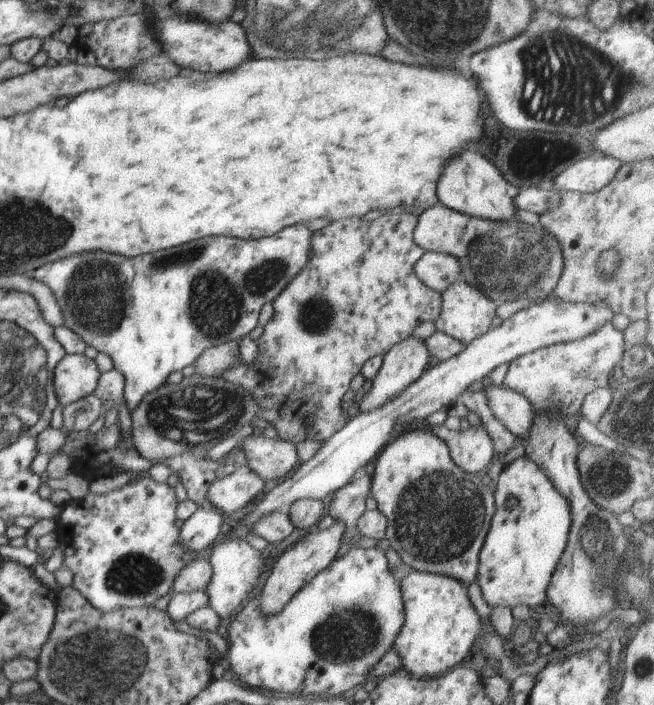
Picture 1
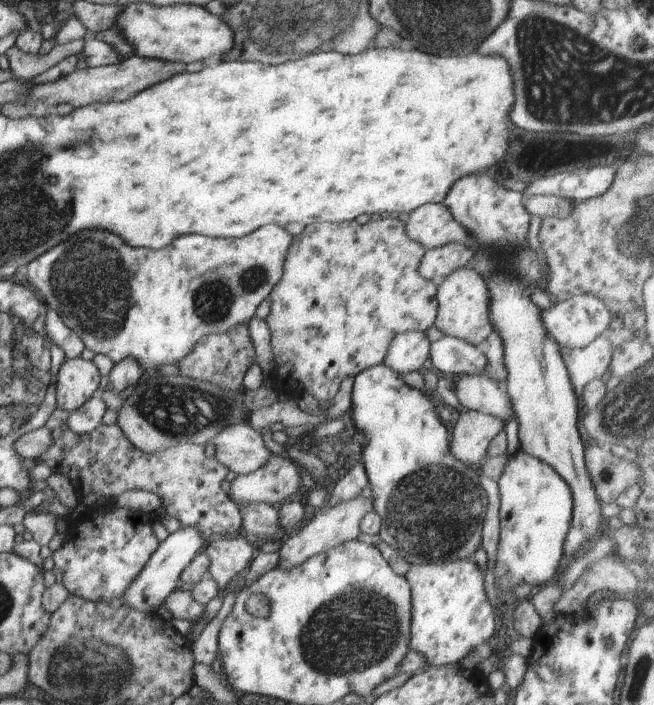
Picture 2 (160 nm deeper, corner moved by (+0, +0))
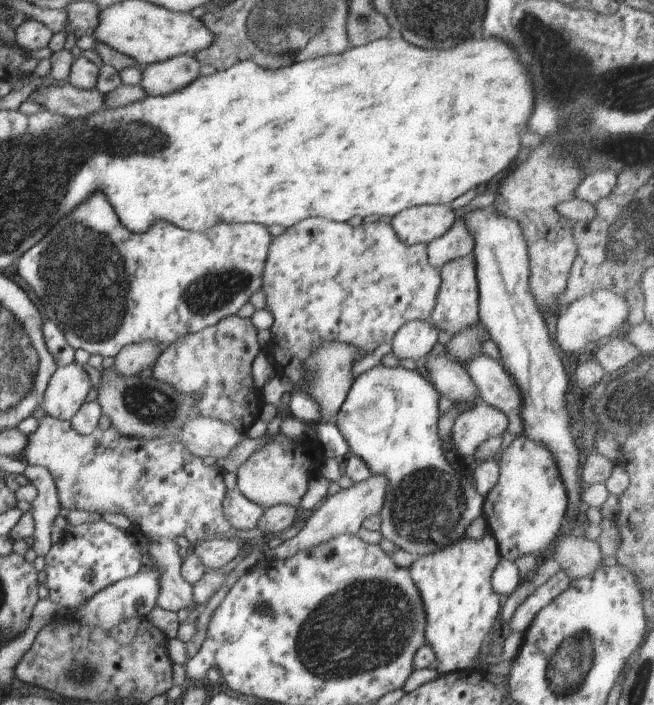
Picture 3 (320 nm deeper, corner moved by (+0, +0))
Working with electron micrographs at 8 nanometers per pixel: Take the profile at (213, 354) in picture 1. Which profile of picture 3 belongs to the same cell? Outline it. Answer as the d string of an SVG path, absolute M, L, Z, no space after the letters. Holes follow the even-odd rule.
M230 315L215 325L184 335L164 349L152 366L152 377L170 384L185 395L200 394L196 412L218 419L246 432L260 418L263 408L260 389L252 381L252 363L261 350L260 331L250 318Z

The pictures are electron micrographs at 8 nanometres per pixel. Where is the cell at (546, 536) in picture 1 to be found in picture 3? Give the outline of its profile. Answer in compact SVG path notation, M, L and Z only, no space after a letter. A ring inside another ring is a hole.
M518 435L497 456L499 477L484 497L482 516L496 539L502 558L514 561L523 554L541 553L558 537L567 515L569 498L552 451L543 444Z

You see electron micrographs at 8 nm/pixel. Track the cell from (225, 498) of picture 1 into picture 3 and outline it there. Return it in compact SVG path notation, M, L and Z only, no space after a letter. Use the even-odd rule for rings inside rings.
M281 433L260 447L237 470L237 489L263 509L290 505L297 509L304 494L309 492L309 478L319 473L324 459L318 441L312 438L291 439Z

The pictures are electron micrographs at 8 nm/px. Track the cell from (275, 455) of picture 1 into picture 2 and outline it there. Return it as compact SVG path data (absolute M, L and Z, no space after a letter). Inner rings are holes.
M244 420L229 424L208 442L214 445L214 456L234 474L244 474L261 467L270 455L258 431Z

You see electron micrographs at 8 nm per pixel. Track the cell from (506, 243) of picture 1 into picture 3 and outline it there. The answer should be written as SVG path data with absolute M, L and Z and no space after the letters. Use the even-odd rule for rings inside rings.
M450 204L418 205L400 211L389 221L404 244L427 245L454 224L454 211Z

